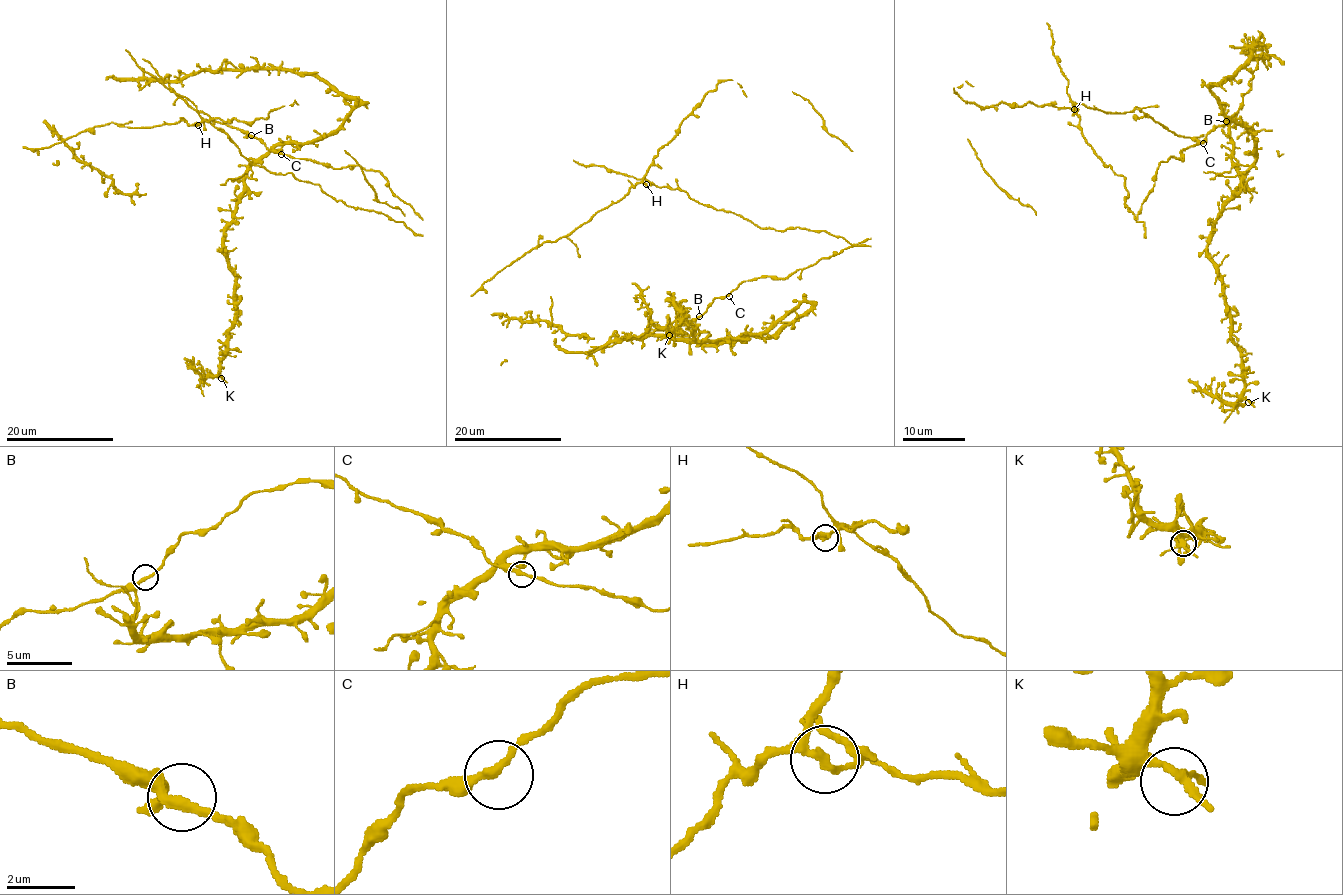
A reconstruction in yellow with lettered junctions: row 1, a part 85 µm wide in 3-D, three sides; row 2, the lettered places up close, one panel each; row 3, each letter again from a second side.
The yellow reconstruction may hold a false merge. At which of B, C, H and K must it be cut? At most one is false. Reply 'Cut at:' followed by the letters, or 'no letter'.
Cut at: H

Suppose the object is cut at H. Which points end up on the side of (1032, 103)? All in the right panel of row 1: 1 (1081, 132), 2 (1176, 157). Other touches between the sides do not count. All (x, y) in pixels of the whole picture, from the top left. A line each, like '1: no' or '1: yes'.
1: no
2: no

